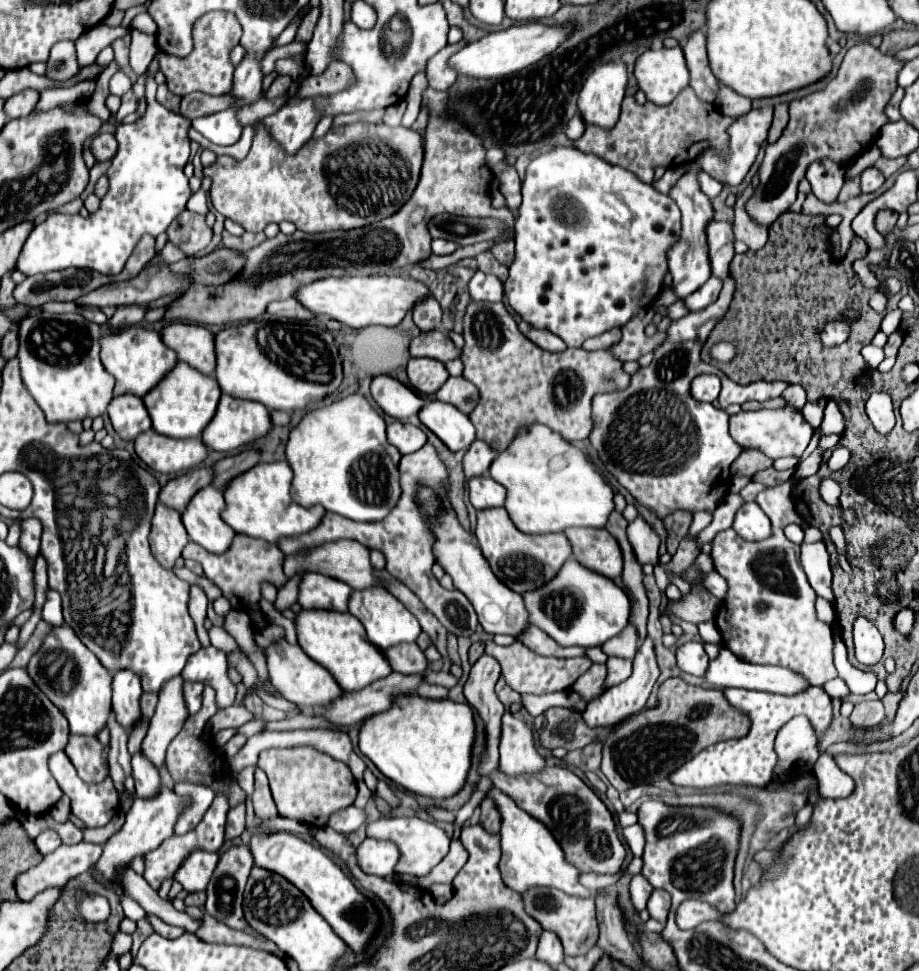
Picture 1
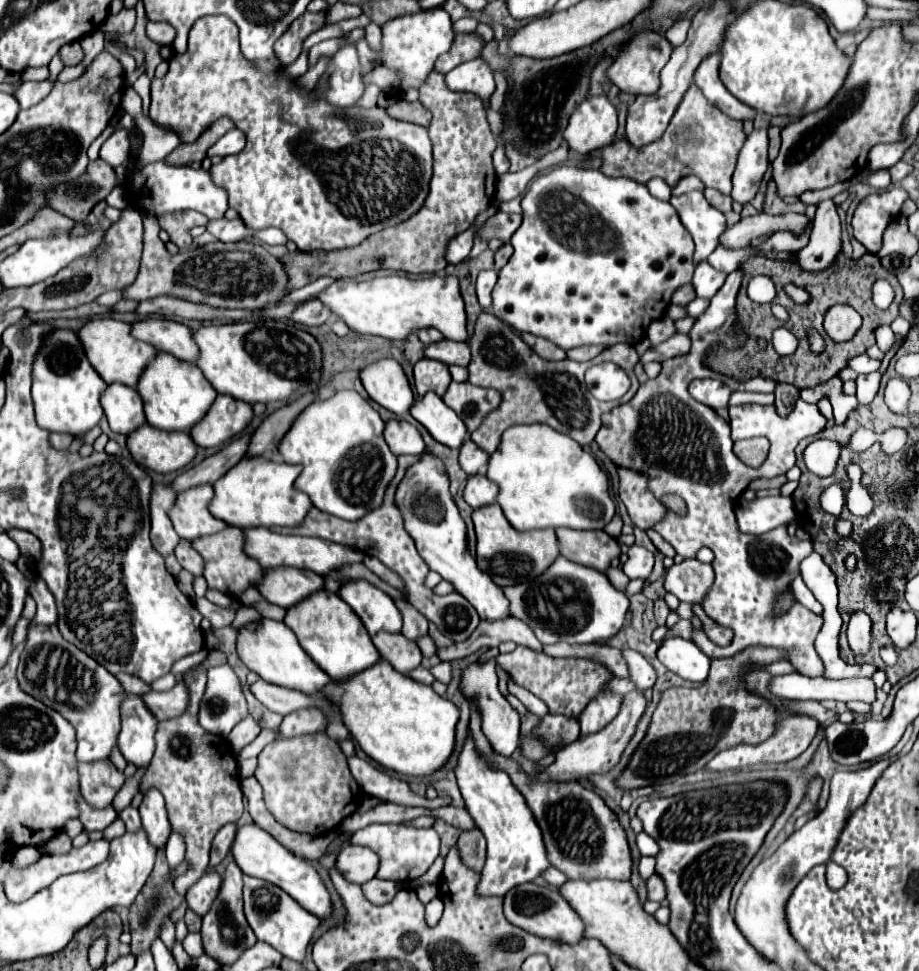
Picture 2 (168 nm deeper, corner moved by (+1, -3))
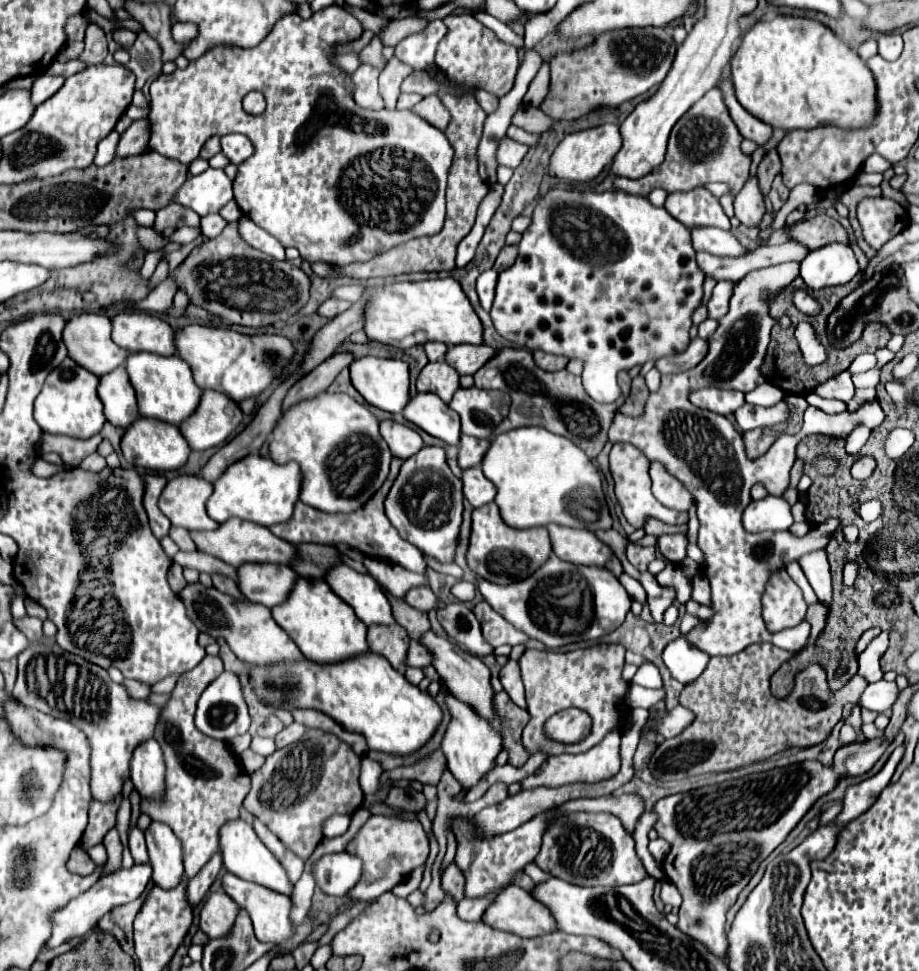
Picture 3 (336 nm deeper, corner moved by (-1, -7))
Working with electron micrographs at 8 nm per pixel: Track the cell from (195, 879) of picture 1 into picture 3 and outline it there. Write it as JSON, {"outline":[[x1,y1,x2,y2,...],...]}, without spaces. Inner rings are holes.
{"outline":[[224,891,212,893,202,905,200,929,210,939,220,939,222,935,230,935,230,927,234,927,236,915,238,905,228,895,224,895]]}

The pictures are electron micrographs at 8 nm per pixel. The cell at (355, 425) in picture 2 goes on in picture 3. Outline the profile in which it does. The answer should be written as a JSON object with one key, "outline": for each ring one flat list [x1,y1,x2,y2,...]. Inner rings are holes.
{"outline":[[324,393,324,395,316,395,314,399,308,399,308,403,296,403,294,407,290,407,290,411,284,411,280,421,276,423,274,431,272,431,272,437,270,437,270,457,276,461,276,463,288,463,288,461,296,461,300,467,302,467,302,495,300,495,300,501,304,501,306,505,310,507,316,507,320,511,326,511,326,513,352,513,356,509,360,509,376,491,378,487,384,483,386,475,388,475,388,467,390,467,390,449,386,445,386,441,382,439,380,431,378,431,378,419,360,403,356,403,352,397,348,397,346,393]]}

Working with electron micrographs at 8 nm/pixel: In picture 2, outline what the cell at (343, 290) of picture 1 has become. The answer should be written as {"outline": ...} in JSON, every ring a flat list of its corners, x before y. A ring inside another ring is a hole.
{"outline":[[376,277,372,281,350,281,340,279,326,287,318,299,330,307,352,331,362,335,380,335,386,339,404,339,412,331,422,327,436,327,444,337,452,341,466,341,466,313,464,301,458,289,458,279,428,277,428,279,406,279,406,277]]}

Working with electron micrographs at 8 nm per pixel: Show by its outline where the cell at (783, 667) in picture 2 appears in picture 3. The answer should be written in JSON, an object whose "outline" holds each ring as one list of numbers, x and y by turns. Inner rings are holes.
{"outline":[[854,709,854,711,850,713,850,717,846,719,846,723,850,723,850,725,858,731,856,741,860,741,860,743,862,743,862,739,866,739,866,737,864,737,864,733,862,733,862,717,860,717,860,709]]}

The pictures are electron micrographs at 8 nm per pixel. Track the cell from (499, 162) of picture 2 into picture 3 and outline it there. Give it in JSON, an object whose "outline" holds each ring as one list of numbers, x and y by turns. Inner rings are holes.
{"outline":[[504,137,502,143,500,143,500,147,498,147,498,155,496,155,498,157,498,163,514,169,514,167,520,165,520,161,528,153,528,149,530,149,528,145,522,145,522,143,516,143,516,141]]}

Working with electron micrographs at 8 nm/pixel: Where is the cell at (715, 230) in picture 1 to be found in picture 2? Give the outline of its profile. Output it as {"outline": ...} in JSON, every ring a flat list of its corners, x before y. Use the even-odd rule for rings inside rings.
{"outline":[[758,213,754,217,744,217,736,225,726,227,726,231,720,235,720,245,728,249,742,249,744,245,750,245,752,239,764,235,764,233,774,233,774,231,784,231,790,229,792,233,800,233,804,225,810,223,804,215,788,213,782,217,772,217,766,213]]}

